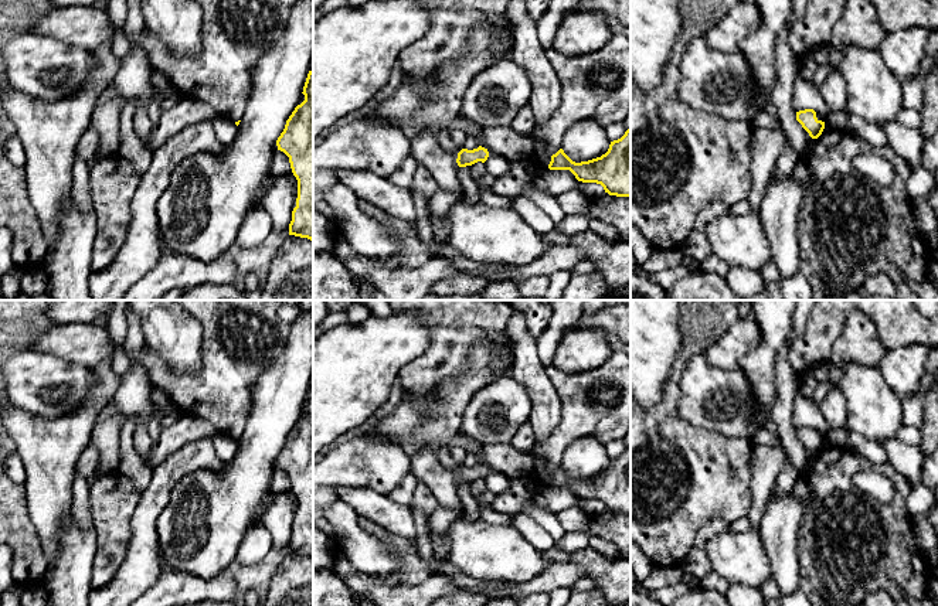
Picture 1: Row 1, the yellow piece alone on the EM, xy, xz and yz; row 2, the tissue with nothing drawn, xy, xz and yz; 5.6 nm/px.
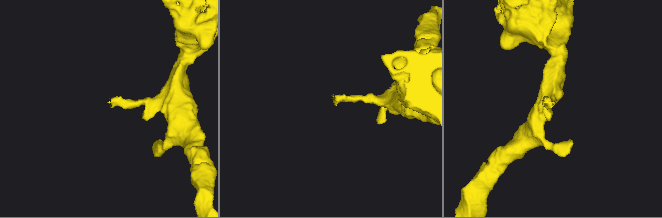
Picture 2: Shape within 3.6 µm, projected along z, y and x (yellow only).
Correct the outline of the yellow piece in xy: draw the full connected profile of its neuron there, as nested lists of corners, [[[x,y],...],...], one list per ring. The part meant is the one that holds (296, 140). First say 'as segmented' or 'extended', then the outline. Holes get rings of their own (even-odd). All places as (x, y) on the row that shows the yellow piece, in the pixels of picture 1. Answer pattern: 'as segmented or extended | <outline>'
as segmented | [[[313,69],[307,74],[302,93],[305,101],[286,120],[276,146],[289,157],[292,173],[298,180],[298,198],[289,235],[313,242]]]

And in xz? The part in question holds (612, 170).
as segmented | [[[631,129],[611,142],[601,157],[575,163],[563,149],[551,156],[550,170],[570,170],[578,181],[601,184],[609,195],[631,197]]]

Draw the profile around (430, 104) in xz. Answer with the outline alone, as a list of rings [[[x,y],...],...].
[[[504,16],[493,21],[485,18],[470,31],[466,47],[462,50],[456,61],[446,61],[425,78],[404,72],[398,91],[381,101],[366,118],[375,122],[385,122],[395,127],[408,125],[418,132],[441,132],[446,125],[456,120],[462,109],[462,98],[479,72],[503,59],[490,52],[493,44],[500,44],[510,50],[514,40],[514,24]]]

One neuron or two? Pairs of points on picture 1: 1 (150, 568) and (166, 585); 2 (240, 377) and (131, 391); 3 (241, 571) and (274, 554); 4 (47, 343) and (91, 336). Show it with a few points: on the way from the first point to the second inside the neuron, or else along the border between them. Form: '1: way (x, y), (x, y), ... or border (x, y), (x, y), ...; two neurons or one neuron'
1: border (163, 572), (145, 591); two neurons
2: border (139, 354), (138, 360), (145, 367), (153, 385); two neurons
3: way (250, 571), (260, 571), (268, 562); one neuron
4: way (58, 341), (80, 341); one neuron

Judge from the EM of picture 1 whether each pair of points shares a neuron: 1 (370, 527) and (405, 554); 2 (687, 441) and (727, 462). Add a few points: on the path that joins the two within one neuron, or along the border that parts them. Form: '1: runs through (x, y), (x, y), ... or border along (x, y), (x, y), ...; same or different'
1: runs through (379, 533), (397, 545); same
2: runs through (697, 450), (709, 462), (717, 462); same

